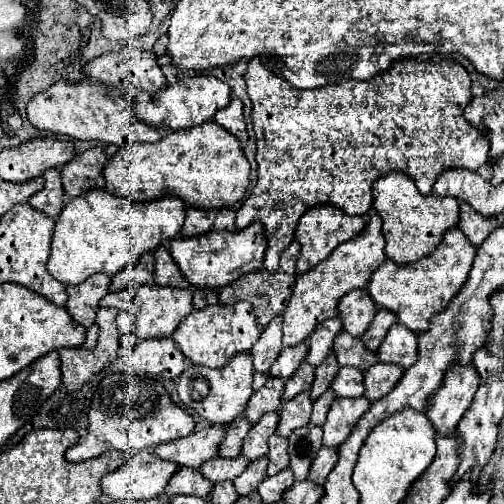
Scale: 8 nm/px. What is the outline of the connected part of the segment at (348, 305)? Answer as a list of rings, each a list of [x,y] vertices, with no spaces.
[[[355,289],[355,291],[347,293],[339,301],[337,309],[339,309],[339,319],[343,321],[343,331],[351,333],[353,337],[361,337],[367,331],[371,319],[375,317],[375,311],[377,311],[377,307],[373,305],[373,301],[369,299],[365,289],[361,289],[361,291]]]

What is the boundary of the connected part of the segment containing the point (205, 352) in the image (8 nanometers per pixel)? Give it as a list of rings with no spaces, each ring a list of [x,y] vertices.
[[[237,301],[233,305],[207,305],[203,309],[193,309],[185,319],[179,329],[173,333],[173,341],[179,345],[183,355],[193,363],[193,365],[205,365],[205,367],[225,367],[231,357],[237,353],[251,351],[255,341],[259,339],[261,329],[259,323],[255,321],[255,313],[251,309],[249,301]]]

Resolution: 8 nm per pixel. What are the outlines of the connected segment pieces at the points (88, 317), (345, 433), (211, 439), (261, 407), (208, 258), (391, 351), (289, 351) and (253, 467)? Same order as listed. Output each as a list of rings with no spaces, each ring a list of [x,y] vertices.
[[[95,273],[87,281],[67,287],[69,299],[67,299],[65,307],[71,313],[71,317],[87,329],[85,347],[89,347],[89,349],[97,345],[99,327],[95,323],[95,313],[99,309],[99,299],[109,289],[109,283],[111,283],[111,279],[105,273]]]
[[[337,397],[323,425],[323,445],[337,449],[349,437],[351,429],[367,409],[369,409],[369,401],[365,397],[357,397],[357,399]]]
[[[213,425],[207,429],[195,431],[187,437],[167,441],[167,445],[157,445],[153,453],[157,453],[159,459],[173,461],[181,467],[199,469],[201,463],[217,455],[217,447],[221,445],[223,435],[225,435],[225,425]]]
[[[269,379],[263,389],[255,391],[253,397],[247,401],[245,409],[245,419],[255,423],[259,417],[267,411],[277,411],[281,407],[281,391],[283,391],[283,381],[281,379]]]
[[[251,223],[245,229],[211,229],[211,233],[201,233],[199,237],[175,237],[169,243],[171,257],[187,277],[187,281],[195,287],[215,287],[221,289],[231,281],[239,279],[245,273],[263,267],[263,255],[267,249],[267,239],[263,225]]]
[[[395,323],[379,345],[377,359],[409,369],[417,361],[417,335],[405,325]]]
[[[299,343],[295,347],[283,347],[279,357],[275,359],[275,365],[269,371],[269,377],[289,379],[297,371],[297,367],[305,359],[305,355],[307,355],[307,345],[305,343]]]
[[[259,457],[257,461],[251,461],[249,467],[237,479],[233,479],[237,493],[247,495],[247,493],[255,491],[257,485],[265,479],[265,471],[267,471],[267,457]]]

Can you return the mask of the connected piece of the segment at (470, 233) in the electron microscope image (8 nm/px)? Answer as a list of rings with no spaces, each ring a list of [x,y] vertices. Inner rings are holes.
[[[459,205],[459,223],[457,227],[469,237],[469,241],[479,247],[493,229],[497,227],[489,227],[491,221],[479,213],[475,213],[475,209],[471,209],[471,205]]]

